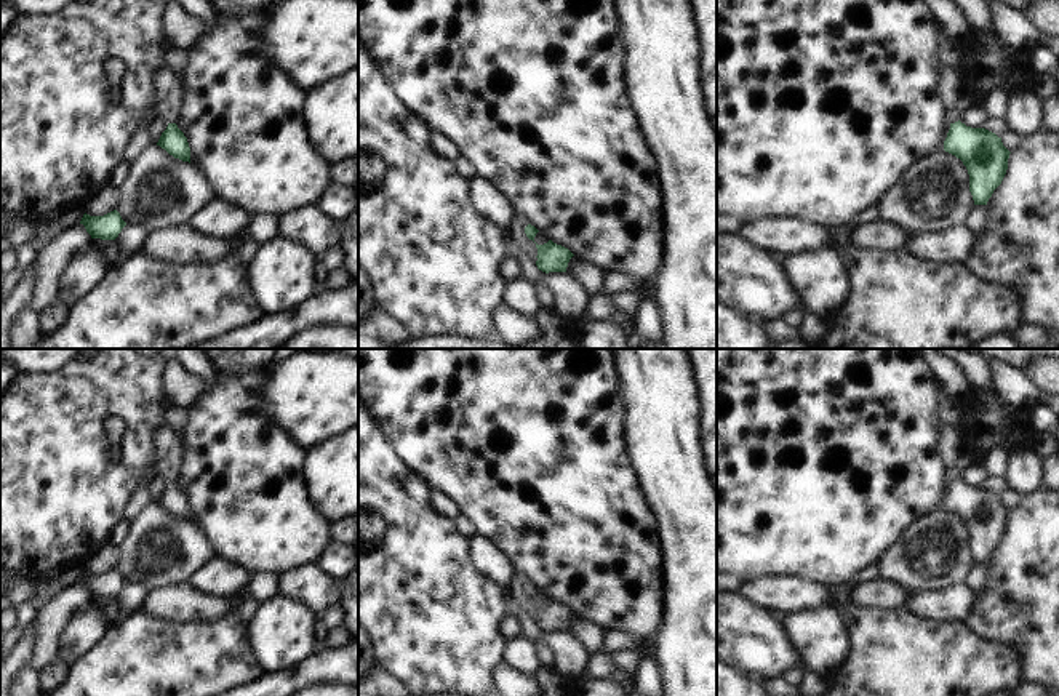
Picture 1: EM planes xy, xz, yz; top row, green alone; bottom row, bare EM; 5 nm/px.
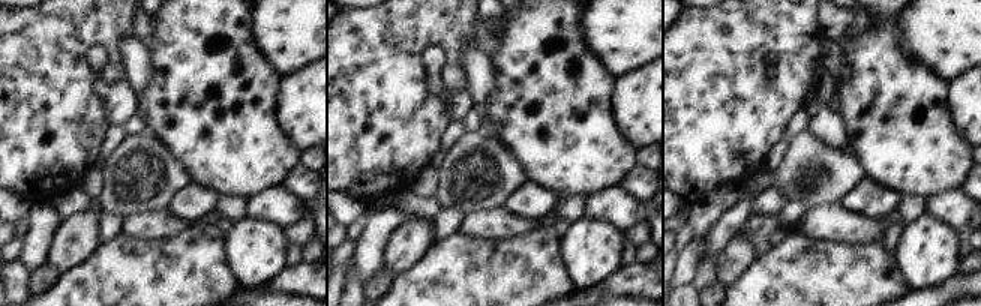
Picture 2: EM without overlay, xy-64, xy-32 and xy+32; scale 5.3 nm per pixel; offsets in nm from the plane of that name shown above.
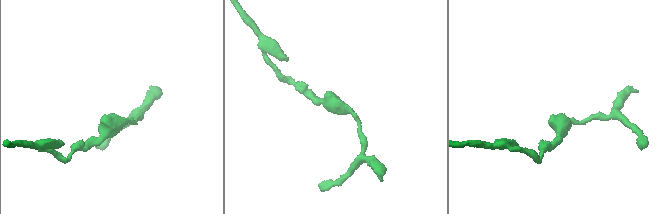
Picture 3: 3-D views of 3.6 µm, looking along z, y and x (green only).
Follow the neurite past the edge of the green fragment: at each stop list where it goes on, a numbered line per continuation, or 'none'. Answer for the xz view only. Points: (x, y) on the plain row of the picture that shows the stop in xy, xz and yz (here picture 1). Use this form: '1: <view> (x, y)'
none.

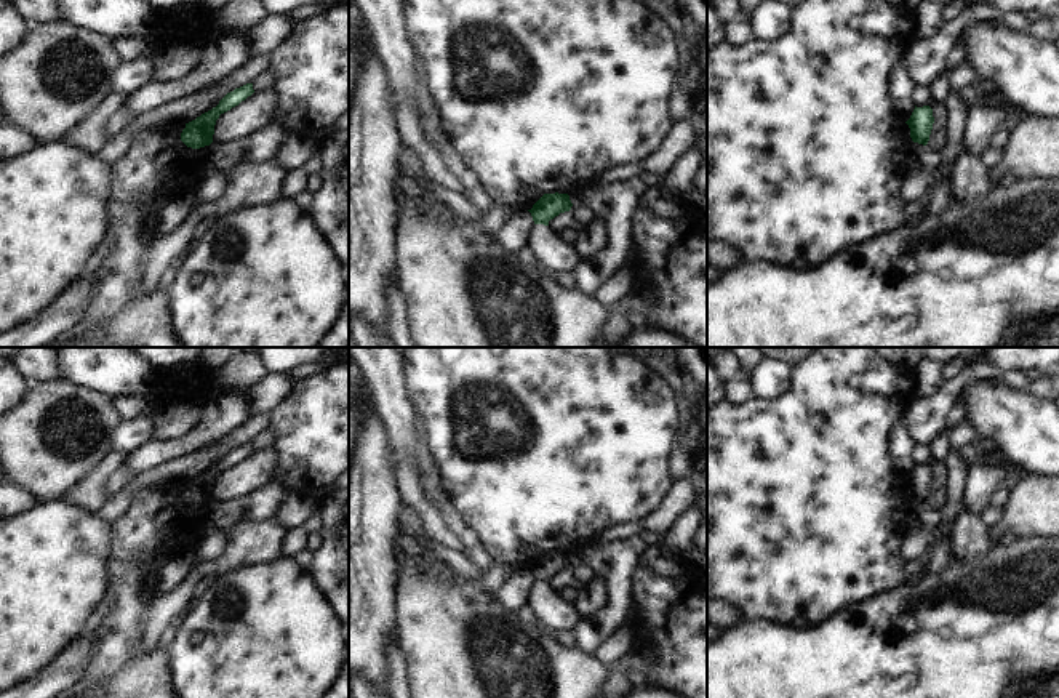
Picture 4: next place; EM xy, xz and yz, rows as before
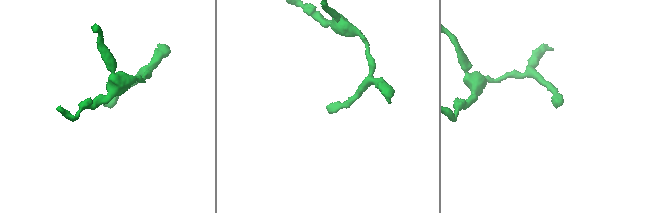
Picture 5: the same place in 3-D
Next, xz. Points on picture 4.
1: xz (559, 618).

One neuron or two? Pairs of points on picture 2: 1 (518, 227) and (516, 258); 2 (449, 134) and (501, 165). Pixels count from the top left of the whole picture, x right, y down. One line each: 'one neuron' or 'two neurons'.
1: two neurons
2: two neurons

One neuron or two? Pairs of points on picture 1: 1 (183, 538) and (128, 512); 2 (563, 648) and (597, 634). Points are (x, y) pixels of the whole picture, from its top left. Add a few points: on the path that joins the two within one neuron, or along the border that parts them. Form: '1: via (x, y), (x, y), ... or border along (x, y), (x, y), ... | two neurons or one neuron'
1: border along (149, 503), (130, 522) | two neurons
2: border along (567, 629), (591, 655) | two neurons

